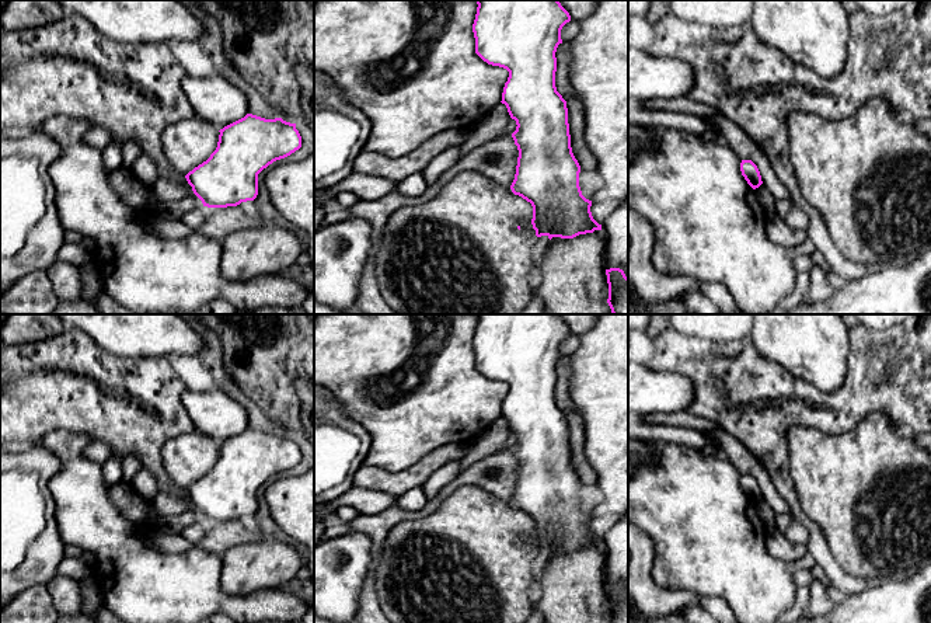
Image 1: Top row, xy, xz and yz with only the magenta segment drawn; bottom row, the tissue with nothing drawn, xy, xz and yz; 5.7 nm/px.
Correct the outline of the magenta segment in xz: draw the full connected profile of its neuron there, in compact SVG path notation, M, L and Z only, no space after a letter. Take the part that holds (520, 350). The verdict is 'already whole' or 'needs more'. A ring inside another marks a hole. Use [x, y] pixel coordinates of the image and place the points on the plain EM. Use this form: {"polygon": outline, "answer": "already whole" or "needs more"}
{"polygon": "M477 314L477 328L473 338L475 352L475 368L488 379L503 382L509 386L502 407L502 418L506 420L512 434L516 435L516 445L512 448L519 464L515 494L510 504L533 521L531 539L536 550L573 553L579 549L602 544L590 526L592 515L582 509L579 501L580 480L571 462L566 415L557 406L555 366L561 354L562 341L571 335L569 327L558 314Z", "answer": "already whole"}

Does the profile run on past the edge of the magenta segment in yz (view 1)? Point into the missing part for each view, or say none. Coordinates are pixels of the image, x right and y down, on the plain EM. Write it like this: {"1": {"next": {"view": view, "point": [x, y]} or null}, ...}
{"1": {"next": null}}

